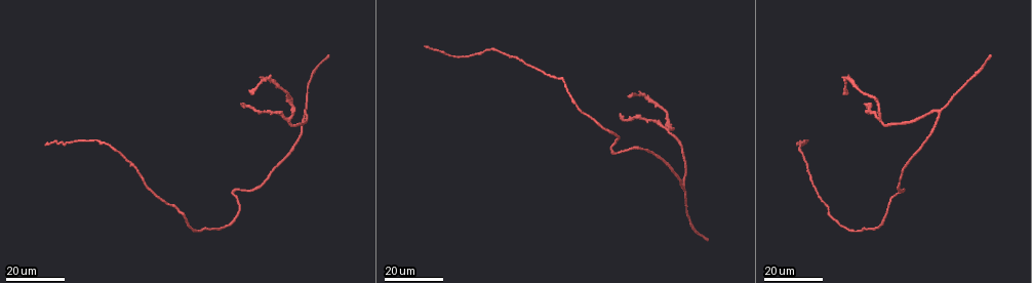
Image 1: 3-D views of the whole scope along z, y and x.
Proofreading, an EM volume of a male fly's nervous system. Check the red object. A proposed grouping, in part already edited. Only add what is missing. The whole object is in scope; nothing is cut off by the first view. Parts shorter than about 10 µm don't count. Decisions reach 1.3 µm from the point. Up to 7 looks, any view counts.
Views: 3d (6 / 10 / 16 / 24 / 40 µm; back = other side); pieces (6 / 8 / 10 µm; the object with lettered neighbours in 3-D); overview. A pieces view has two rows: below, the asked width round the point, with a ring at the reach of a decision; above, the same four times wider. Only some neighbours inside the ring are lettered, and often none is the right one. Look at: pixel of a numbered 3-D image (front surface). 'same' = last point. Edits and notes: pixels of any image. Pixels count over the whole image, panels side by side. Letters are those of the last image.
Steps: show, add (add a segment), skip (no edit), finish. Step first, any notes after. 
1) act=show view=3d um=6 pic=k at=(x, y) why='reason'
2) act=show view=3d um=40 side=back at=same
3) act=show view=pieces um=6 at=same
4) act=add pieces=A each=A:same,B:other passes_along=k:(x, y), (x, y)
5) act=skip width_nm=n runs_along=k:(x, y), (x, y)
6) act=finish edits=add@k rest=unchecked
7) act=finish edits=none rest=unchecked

act=show view=3d um=16 pic=1 at=(848, 94) why='long arm stops here'

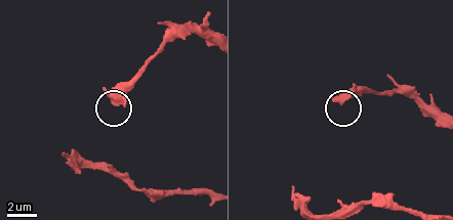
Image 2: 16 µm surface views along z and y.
act=show view=pieces um=8 pic=2 at=(116, 102) why='what lies round it'

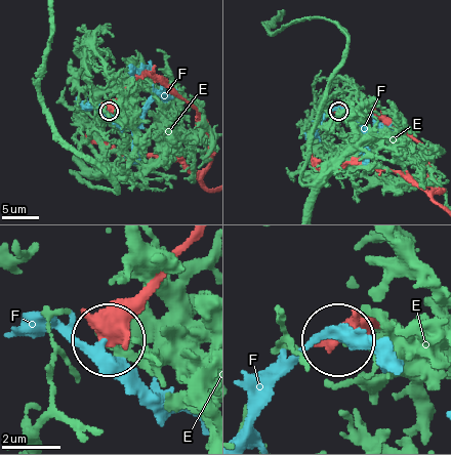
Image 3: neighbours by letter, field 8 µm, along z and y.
act=skip each=E:other,F:other runs_along=3:(190, 245), (111, 338) found='no lettered segment goes on from it'

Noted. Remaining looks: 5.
act=show view=3d um=16 pic=1 at=(864, 103)

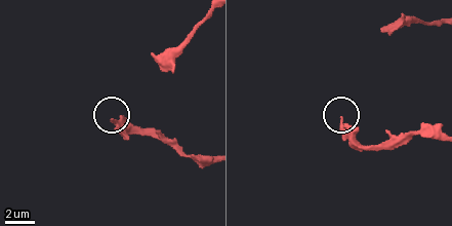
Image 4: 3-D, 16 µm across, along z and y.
act=show view=pieces um=8 pic=4 at=(342, 120)

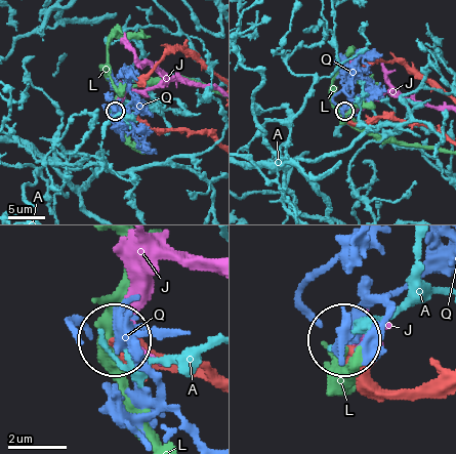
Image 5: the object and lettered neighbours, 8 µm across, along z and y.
act=skip each=A:other,J:other,L:other,Q:other found='none of them fits'

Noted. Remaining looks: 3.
act=show view=3d um=16 pic=1 at=(261, 77) why='tapers out'

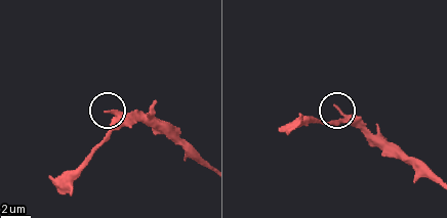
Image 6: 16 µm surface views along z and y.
act=show view=pieces um=10 pic=6 at=(336, 108)

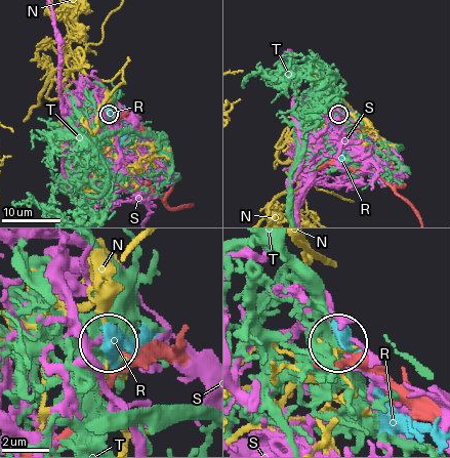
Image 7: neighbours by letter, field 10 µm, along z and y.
act=skip each=N:other,R:other,S:other,T:other found='none of them fits'

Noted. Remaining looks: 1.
act=finish edits=none rest=unchecked

